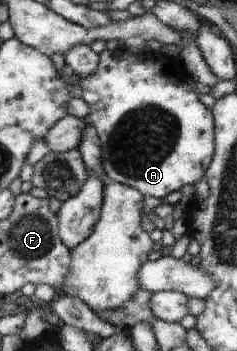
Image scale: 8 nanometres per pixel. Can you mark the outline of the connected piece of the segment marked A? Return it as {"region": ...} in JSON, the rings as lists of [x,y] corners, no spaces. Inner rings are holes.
{"region":[[[126,47],[109,51],[107,48],[100,54],[100,59],[96,71],[92,75],[86,76],[79,80],[78,84],[81,87],[82,95],[85,102],[89,105],[90,113],[86,120],[89,124],[96,128],[98,137],[100,138],[101,156],[103,170],[109,181],[113,183],[121,183],[128,187],[137,189],[143,196],[155,196],[159,200],[165,198],[170,192],[180,190],[187,184],[195,183],[205,174],[209,163],[212,161],[213,153],[215,152],[214,143],[214,126],[212,109],[208,109],[199,101],[199,95],[193,91],[191,78],[186,73],[173,71],[173,68],[167,68],[166,56],[160,52],[145,50],[143,53],[134,54]]]}

